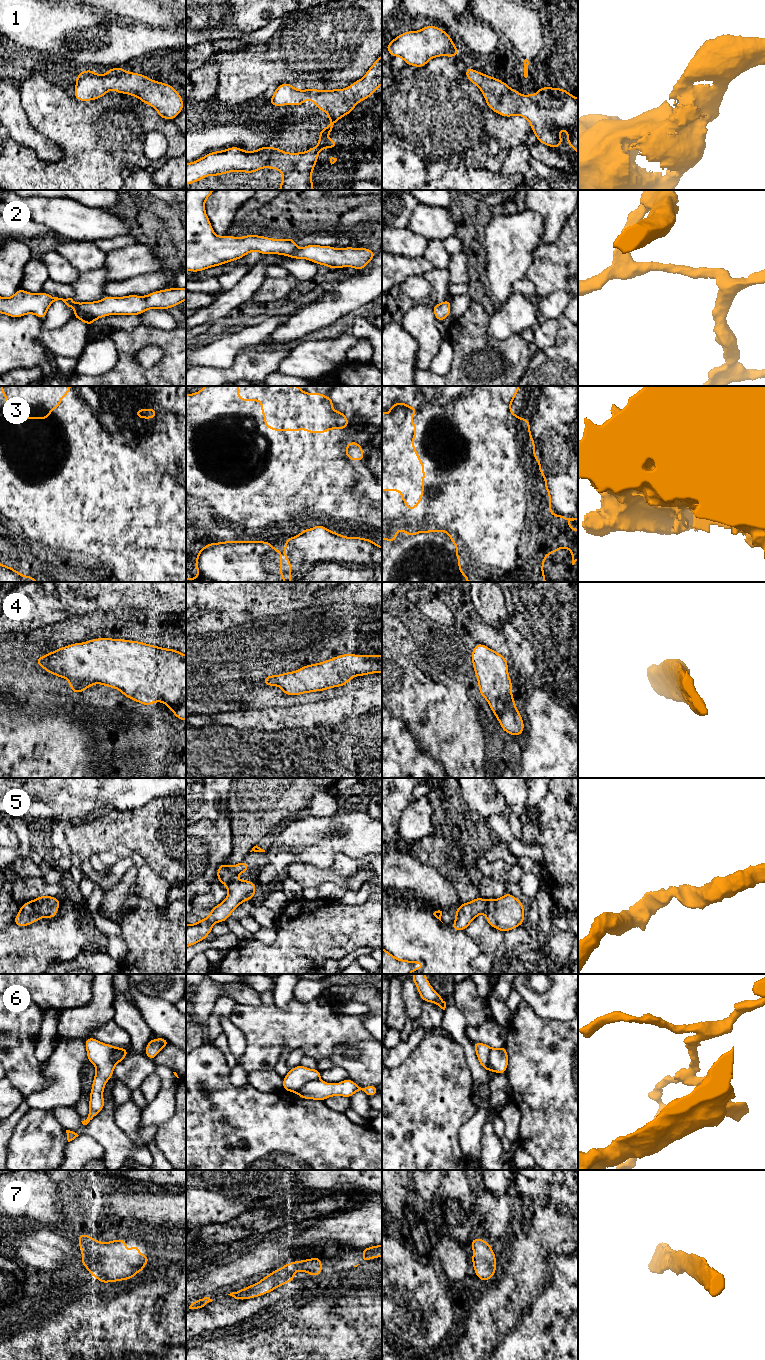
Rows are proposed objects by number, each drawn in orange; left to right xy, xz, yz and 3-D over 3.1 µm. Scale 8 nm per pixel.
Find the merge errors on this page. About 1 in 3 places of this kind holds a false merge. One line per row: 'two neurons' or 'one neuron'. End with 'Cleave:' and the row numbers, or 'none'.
1: one neuron
2: one neuron
3: one neuron
4: one neuron
5: one neuron
6: two neurons
7: one neuron
Cleave: 6

